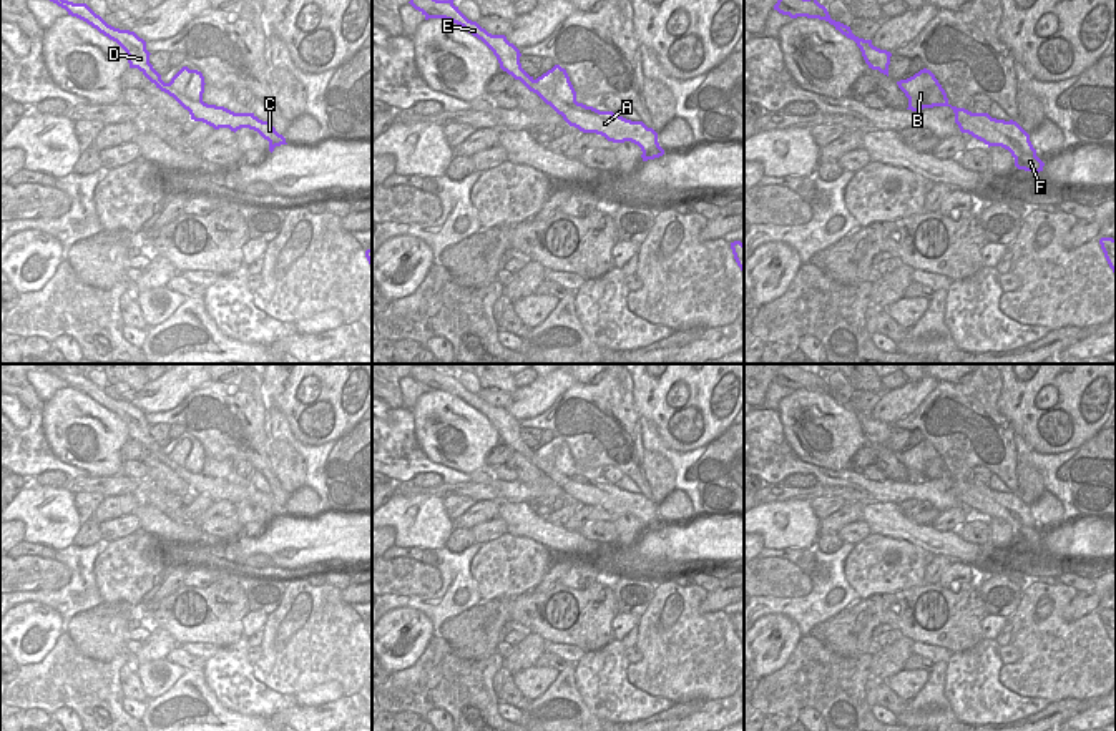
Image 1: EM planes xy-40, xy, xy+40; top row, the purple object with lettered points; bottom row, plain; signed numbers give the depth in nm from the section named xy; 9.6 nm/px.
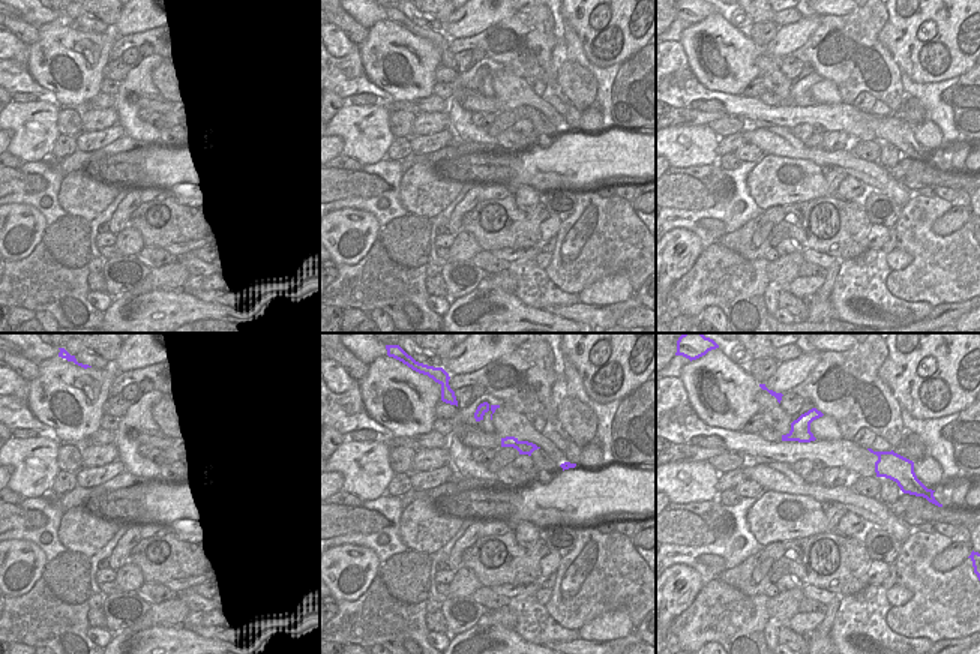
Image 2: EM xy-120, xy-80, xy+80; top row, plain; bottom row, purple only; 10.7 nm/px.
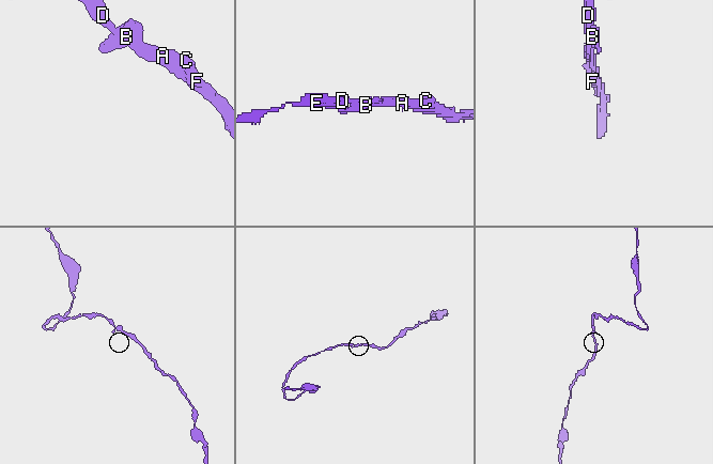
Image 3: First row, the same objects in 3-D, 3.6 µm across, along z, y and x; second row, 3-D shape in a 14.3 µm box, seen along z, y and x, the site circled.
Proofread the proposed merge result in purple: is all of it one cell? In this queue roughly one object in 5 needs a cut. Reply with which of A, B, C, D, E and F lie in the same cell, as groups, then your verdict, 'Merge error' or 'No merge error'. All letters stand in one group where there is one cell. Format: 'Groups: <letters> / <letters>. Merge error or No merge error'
Groups: A B C D E F. No merge error.

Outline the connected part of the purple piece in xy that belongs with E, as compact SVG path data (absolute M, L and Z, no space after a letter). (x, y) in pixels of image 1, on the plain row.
M414 364L410 377L418 382L425 392L445 390L468 405L482 412L497 429L500 440L520 452L530 464L536 465L550 477L563 492L583 505L596 505L613 515L631 513L643 523L643 533L654 532L664 527L658 515L658 505L648 500L643 493L631 493L613 483L600 483L576 473L576 464L565 440L555 437L551 442L538 449L530 449L520 435L520 422L507 412L505 407L492 407L477 394L468 392L458 379L457 370L437 372L427 366Z

